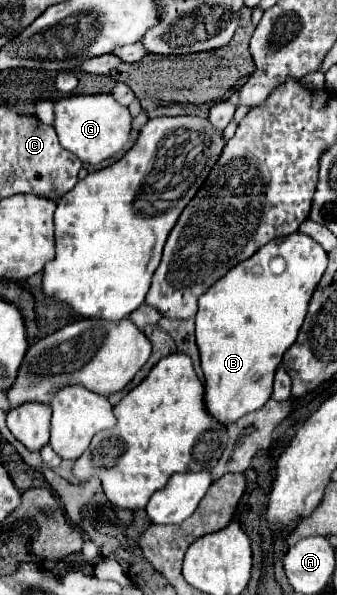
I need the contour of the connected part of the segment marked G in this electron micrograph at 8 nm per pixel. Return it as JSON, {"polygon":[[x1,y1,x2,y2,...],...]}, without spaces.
{"polygon":[[73,94,55,102,53,106,55,122,53,128,59,136,59,144,77,154,79,160,87,164,99,164,111,156,115,156,131,132,131,114,125,106,117,104,111,94]]}

